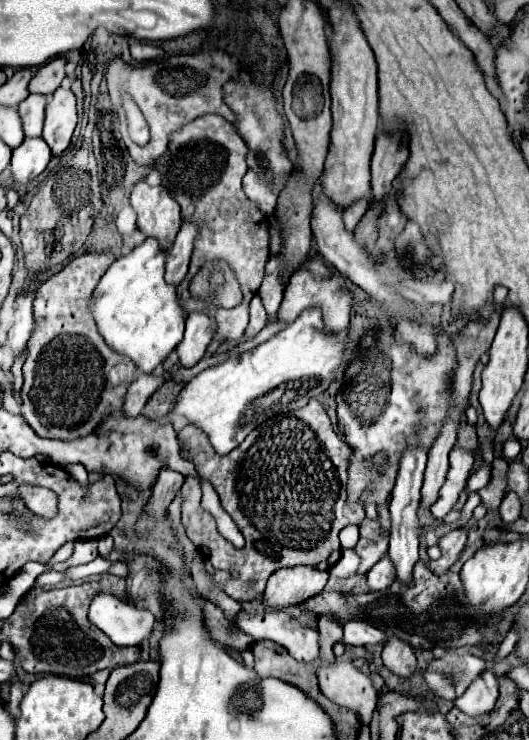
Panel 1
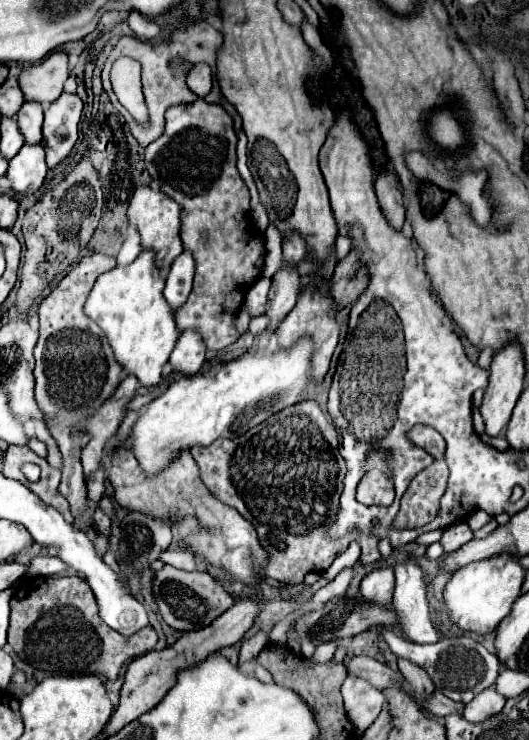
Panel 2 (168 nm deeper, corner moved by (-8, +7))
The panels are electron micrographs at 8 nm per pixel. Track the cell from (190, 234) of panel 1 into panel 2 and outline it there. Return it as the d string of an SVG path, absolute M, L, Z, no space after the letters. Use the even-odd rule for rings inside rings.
M184 249L172 263L168 279L166 279L166 289L164 297L176 311L180 305L184 305L186 297L190 295L192 289L192 279L194 279L194 257L188 249Z

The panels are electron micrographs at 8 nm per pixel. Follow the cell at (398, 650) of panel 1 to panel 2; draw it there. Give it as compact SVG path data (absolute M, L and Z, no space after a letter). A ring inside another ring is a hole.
M398 657L398 669L404 673L404 679L408 679L412 693L432 695L434 685L432 685L432 679L428 677L428 673L424 669L420 669L418 665L412 665L408 659L402 659L402 657Z

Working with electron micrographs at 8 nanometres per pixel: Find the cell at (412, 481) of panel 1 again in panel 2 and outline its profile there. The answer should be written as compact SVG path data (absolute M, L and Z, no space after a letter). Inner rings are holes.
M406 557L396 563L396 591L394 607L398 613L398 623L406 637L414 643L436 643L440 641L438 631L432 627L428 617L428 599L424 573L416 559Z

